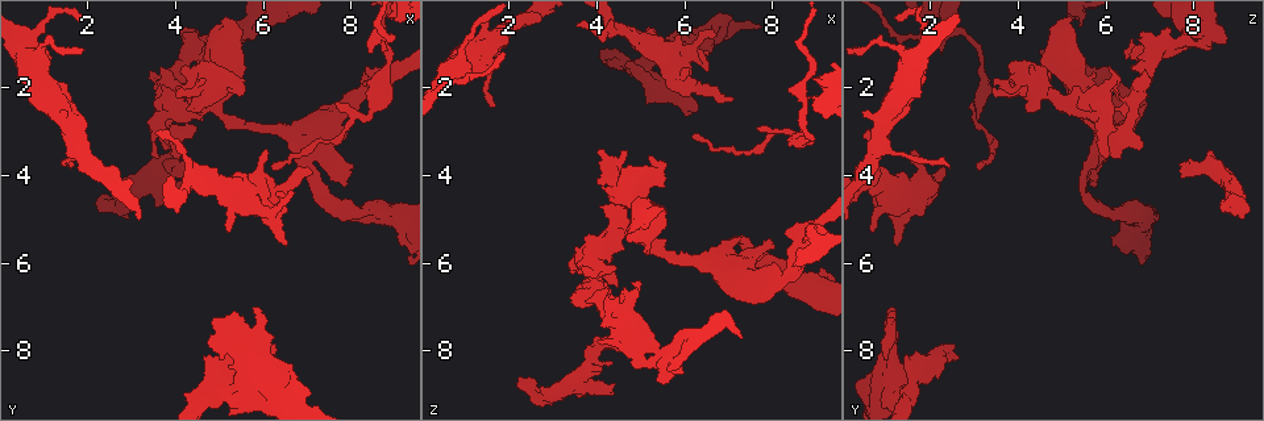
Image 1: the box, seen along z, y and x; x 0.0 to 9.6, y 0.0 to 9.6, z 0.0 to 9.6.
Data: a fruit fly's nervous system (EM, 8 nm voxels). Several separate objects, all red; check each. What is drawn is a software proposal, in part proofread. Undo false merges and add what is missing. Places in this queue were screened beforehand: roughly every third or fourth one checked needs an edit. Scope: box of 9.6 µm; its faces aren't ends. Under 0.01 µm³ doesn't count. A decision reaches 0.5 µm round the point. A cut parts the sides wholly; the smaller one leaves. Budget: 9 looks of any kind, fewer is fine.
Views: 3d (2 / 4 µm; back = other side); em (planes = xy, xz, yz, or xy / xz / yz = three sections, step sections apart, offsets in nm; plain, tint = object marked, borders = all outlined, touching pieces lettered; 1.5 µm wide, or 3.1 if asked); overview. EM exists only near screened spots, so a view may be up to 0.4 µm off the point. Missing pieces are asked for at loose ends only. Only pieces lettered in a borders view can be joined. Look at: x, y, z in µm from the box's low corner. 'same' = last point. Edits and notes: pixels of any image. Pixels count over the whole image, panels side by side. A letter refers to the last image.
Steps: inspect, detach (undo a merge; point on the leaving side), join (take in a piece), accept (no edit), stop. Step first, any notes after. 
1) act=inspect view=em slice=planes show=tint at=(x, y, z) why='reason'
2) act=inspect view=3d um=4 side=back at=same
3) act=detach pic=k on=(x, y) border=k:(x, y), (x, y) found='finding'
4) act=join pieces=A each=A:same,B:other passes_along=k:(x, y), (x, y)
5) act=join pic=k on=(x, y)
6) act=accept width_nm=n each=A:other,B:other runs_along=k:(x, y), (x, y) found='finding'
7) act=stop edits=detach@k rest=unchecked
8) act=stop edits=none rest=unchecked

act=inspect view=em slice=planes show=borders at=(5.65, 0.80, 8.20) why='three-way junction'

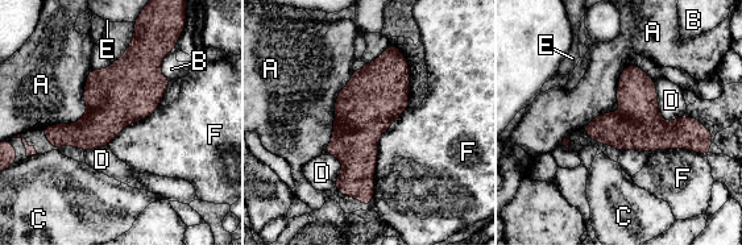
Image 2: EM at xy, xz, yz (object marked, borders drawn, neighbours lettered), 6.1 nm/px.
act=accept each=A:other,B:other,C:other,D:other,E:other,F:other border=2:(409, 107), (380, 138), (370, 204) found='continuous, no second neuron'

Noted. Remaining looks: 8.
act=inspect view=em slice=planes show=borders at=(7.70, 2.40, 2.95) why='an open end'

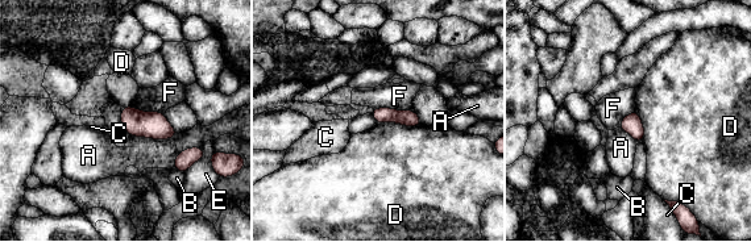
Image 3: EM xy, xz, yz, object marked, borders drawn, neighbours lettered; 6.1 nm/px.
act=accept each=A:other,B:other,C:other,D:other,E:other,F:other border=3:(377, 122), (422, 125) found='no lettered piece goes on from it'

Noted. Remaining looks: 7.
act=inspect view=3d um=4 at=(8.90, 0.90, 1.50) why='abrupt turn'

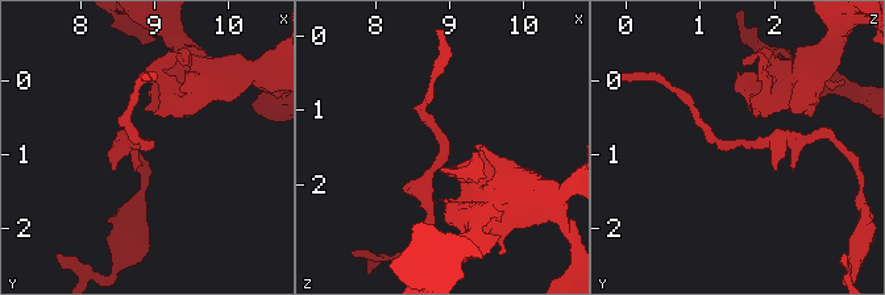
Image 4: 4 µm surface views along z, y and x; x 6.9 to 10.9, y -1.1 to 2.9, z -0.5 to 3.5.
act=inspect view=em slice=planes show=borders at=(8.90, 0.85, 1.40) why='shape alone is not enough'

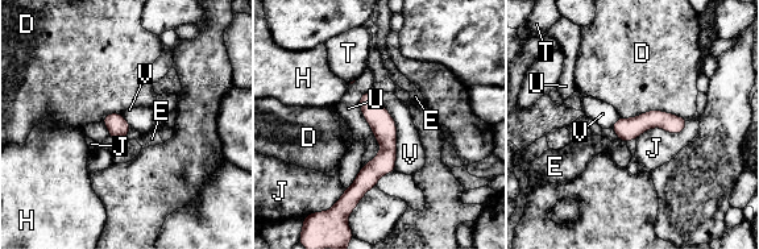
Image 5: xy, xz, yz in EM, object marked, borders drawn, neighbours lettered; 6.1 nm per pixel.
act=accept width_nm=120 each=D:other,E:other,H:other,J:other,T:other,U:other,V:other border=5:(621, 116), (662, 110), (688, 120) found='continuous, no second neuron'

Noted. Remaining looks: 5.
act=inspect view=em slice=xz step=4 show=borders at=(5.40, 7.10, 1.15) why='free end'

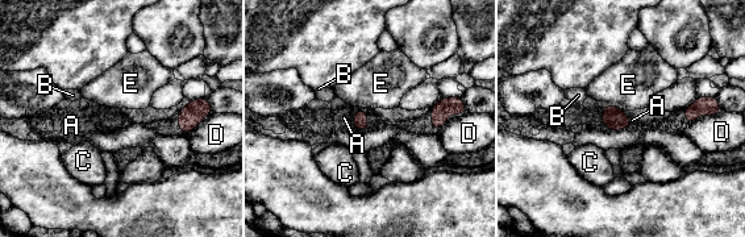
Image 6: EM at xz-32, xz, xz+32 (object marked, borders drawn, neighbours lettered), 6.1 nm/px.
act=inspect view=em slice=planes show=borders at=same why='cut it another way'

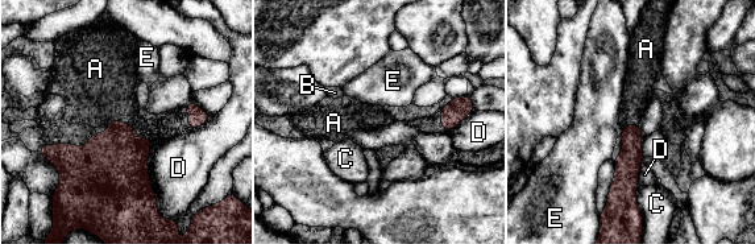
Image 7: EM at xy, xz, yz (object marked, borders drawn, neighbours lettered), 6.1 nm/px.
act=join pieces=A each=A:same,B:other,C:other,D:other,E:other passes_along=7:(119, 156), (121, 122), (99, 87) found='the neuron continues'

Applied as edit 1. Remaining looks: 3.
act=stop edits=join@7 rest=unchecked

